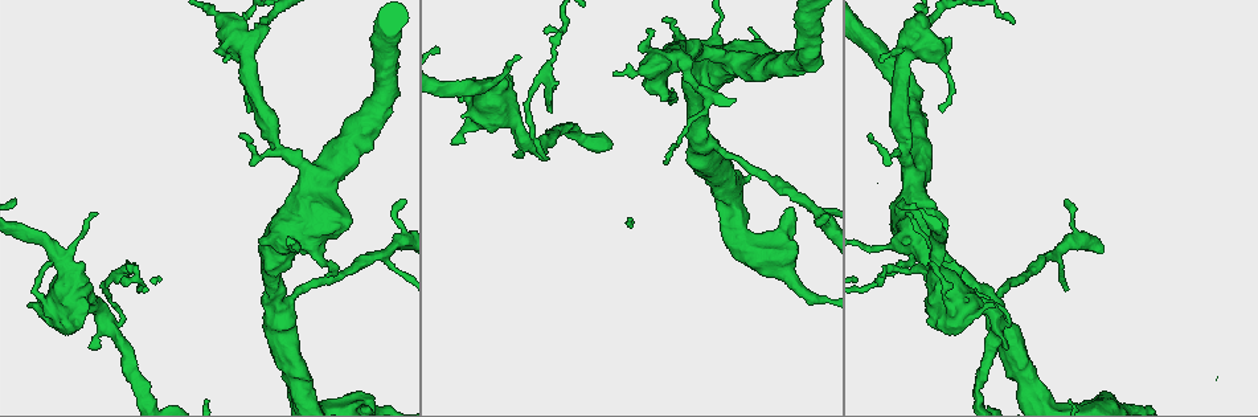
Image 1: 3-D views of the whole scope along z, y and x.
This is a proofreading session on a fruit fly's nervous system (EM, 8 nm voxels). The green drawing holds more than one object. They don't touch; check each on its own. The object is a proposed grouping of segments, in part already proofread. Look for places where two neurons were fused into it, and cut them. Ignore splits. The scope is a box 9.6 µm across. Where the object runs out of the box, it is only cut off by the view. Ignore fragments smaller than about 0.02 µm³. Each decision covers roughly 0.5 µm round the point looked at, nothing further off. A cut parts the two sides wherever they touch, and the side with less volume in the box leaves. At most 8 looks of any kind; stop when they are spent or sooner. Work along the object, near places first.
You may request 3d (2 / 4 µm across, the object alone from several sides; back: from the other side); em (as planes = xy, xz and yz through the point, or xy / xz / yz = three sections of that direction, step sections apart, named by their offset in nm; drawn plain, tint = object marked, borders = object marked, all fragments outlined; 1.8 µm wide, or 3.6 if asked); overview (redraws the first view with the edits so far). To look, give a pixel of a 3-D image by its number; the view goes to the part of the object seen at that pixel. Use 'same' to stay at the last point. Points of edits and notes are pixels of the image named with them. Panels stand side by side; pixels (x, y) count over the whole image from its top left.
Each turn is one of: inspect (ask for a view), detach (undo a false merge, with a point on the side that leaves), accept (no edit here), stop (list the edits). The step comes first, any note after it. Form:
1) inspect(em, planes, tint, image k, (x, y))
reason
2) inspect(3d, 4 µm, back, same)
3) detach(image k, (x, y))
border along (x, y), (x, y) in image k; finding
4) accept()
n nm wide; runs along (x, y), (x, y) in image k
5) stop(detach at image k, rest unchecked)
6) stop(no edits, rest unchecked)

inspect(em, yz, step 8, plain, image 1, (276, 139))
thin neck

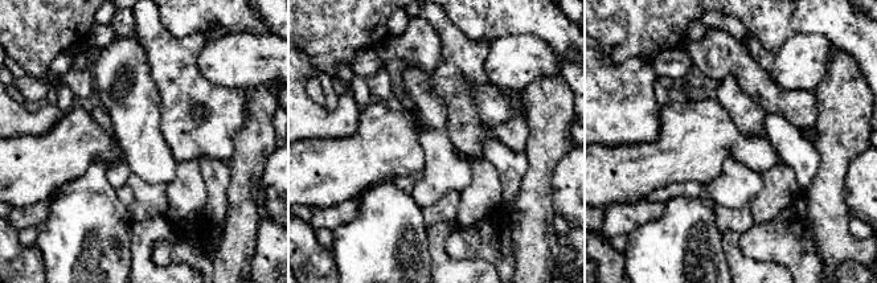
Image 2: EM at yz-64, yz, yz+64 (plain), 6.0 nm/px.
inspect(em, yz, step 8, tint, same)

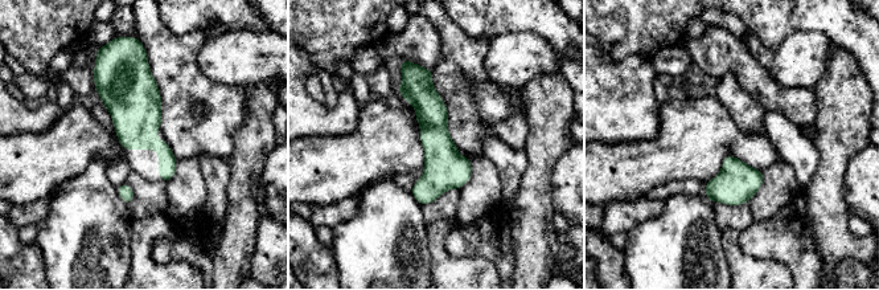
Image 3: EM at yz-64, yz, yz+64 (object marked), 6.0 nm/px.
accept()
120 nm wide; all the same neuron

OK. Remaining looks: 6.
inspect(em, 3.6 µm, planes, tint, image 1, (66, 264))
calibre changes

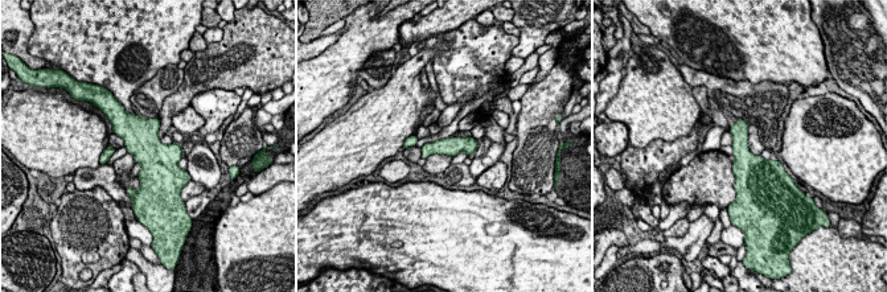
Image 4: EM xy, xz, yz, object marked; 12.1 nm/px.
accept()
continuous, no second neuron

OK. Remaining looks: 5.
inspect(em, 3.6 µm, planes, tint, image 1, (714, 32))
calibre changes

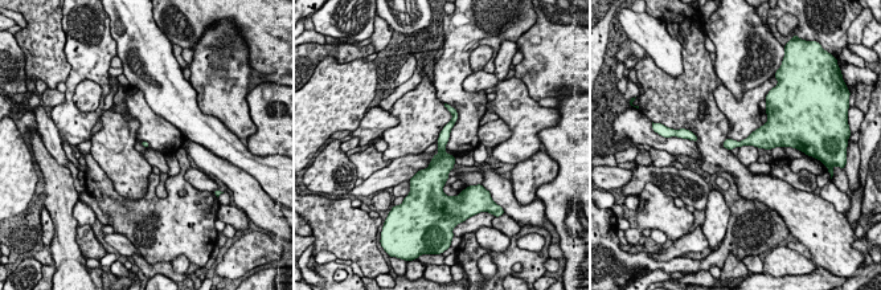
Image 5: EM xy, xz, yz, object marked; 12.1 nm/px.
accept()
70 nm wide; continuous, no second neuron

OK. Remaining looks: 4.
stop(no edits, rest unchecked)

